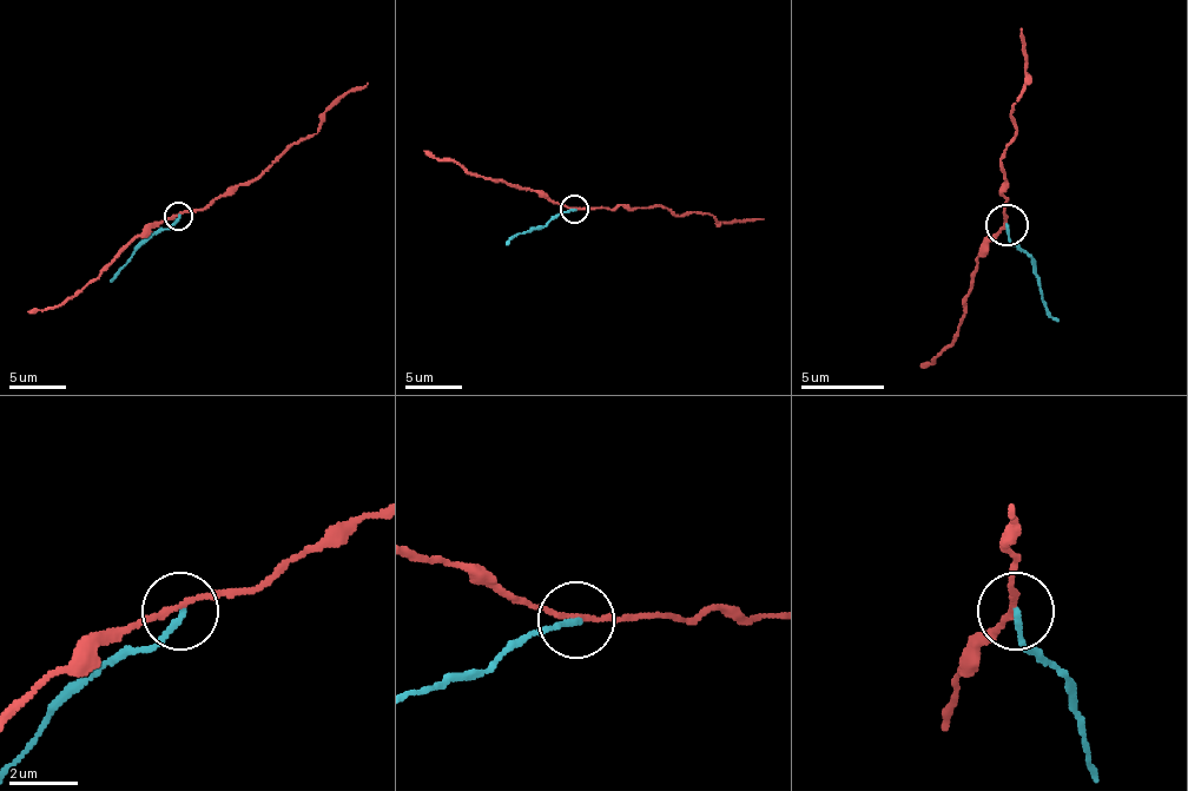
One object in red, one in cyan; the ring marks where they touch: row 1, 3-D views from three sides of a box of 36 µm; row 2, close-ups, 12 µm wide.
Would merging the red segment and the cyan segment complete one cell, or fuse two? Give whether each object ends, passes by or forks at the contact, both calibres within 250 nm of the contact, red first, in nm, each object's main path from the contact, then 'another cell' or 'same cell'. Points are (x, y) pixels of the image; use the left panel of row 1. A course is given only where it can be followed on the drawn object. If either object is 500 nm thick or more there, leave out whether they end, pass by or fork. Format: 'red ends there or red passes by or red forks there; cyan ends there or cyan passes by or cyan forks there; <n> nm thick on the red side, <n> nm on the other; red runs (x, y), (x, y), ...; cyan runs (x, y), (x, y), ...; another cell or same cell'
red passes by; cyan ends there; 140 nm thick on the red side, 170 nm on the other; red runs (179, 213), (202, 211), (219, 197), (252, 183), (284, 151), (316, 134), (324, 114), (344, 94), (367, 83); cyan runs (179, 217), (167, 228), (159, 228), (111, 282); another cell

